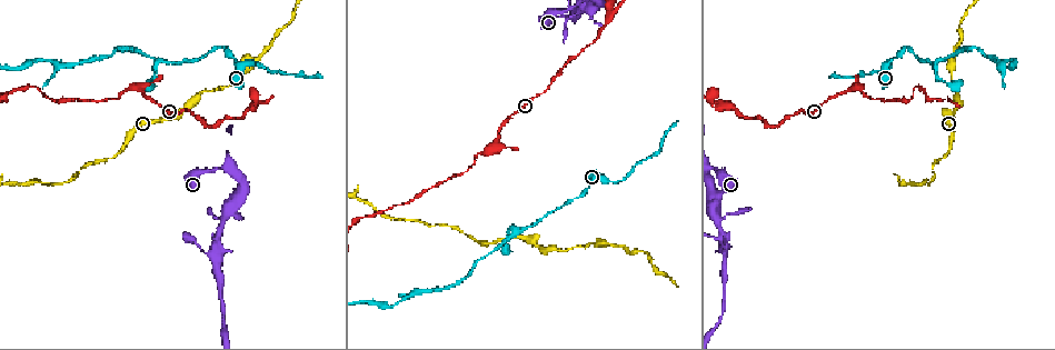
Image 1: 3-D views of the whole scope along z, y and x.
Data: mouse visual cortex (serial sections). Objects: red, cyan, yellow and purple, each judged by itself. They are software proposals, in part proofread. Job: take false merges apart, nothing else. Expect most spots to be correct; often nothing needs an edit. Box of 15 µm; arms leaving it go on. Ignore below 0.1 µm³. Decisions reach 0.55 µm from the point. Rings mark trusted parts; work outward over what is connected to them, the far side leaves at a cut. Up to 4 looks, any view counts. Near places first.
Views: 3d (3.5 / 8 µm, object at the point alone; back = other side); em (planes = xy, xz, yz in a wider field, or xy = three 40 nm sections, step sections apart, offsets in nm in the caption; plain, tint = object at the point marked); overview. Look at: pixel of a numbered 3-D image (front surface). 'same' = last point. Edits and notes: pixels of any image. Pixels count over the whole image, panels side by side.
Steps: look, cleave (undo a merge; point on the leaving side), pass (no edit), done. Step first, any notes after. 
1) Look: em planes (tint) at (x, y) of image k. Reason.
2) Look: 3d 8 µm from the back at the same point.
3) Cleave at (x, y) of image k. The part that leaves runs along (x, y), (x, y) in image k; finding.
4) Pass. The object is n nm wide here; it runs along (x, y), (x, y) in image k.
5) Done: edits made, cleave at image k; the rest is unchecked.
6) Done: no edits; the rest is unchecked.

Look: 3d 3.5 µm at (412, 219) of image 1. Narrows sharply.

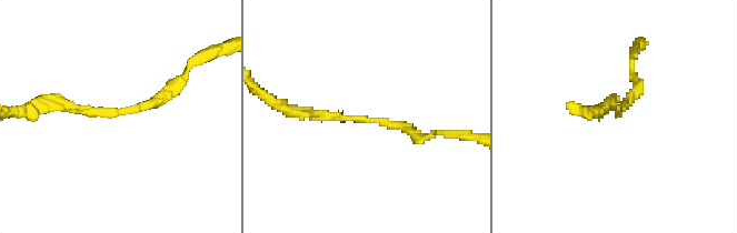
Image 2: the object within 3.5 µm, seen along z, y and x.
Look: em xy step 3 (tint) at (369, 121) of image 2. The arms are 150, 150 nm wide.

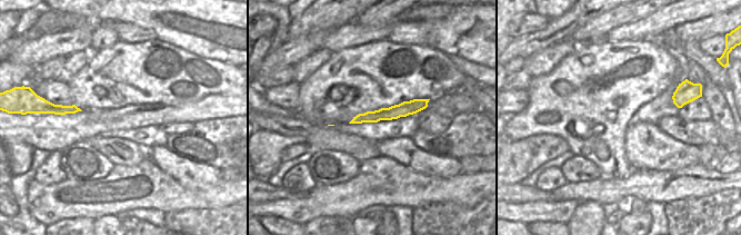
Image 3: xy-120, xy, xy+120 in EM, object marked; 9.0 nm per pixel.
Pass. It runs along (429, 137), (385, 122), (296, 111) in image 2; one cell here.

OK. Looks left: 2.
Look: 3d 3.5 µm at (164, 62) of image 1. Arms part here.

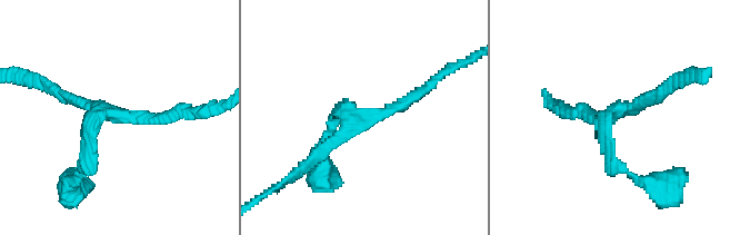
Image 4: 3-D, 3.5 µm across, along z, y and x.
Look: em xy step 2 (tint) at (357, 119) of image 4. Shape alone is not enough.

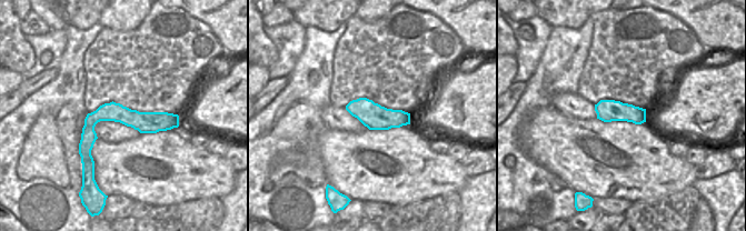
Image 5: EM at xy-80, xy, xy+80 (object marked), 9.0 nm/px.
Pass. It runs along (176, 118), (100, 114), (88, 129), (90, 162) in image 5; continuous, no second cell.

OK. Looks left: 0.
Done: no edits; the rest is unchecked.

